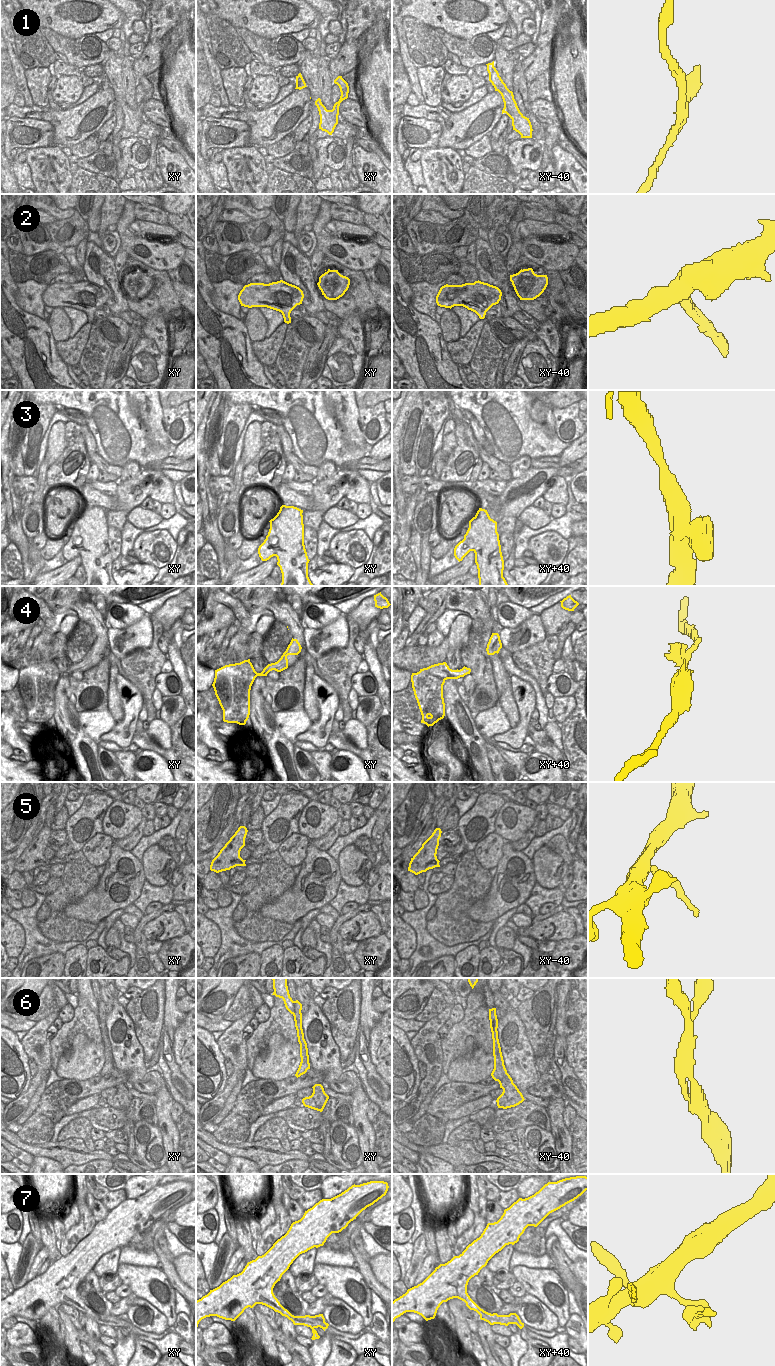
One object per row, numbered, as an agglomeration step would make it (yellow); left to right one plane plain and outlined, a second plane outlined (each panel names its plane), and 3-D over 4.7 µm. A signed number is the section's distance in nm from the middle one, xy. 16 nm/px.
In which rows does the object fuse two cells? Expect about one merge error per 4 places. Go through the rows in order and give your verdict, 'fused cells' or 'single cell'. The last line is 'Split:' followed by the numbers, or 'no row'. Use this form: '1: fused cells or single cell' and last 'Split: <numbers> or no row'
1: single cell
2: single cell
3: single cell
4: single cell
5: single cell
6: fused cells
7: fused cells
Split: 6, 7

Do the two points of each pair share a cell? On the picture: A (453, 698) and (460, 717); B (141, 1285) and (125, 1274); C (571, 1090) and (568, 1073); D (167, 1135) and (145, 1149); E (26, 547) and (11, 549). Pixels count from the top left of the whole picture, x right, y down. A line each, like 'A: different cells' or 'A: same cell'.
A: same cell
B: same cell
C: same cell
D: different cells
E: different cells

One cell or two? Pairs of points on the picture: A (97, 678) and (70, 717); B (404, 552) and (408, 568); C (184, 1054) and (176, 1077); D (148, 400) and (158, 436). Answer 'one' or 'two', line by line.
A: two
B: one
C: two
D: one

